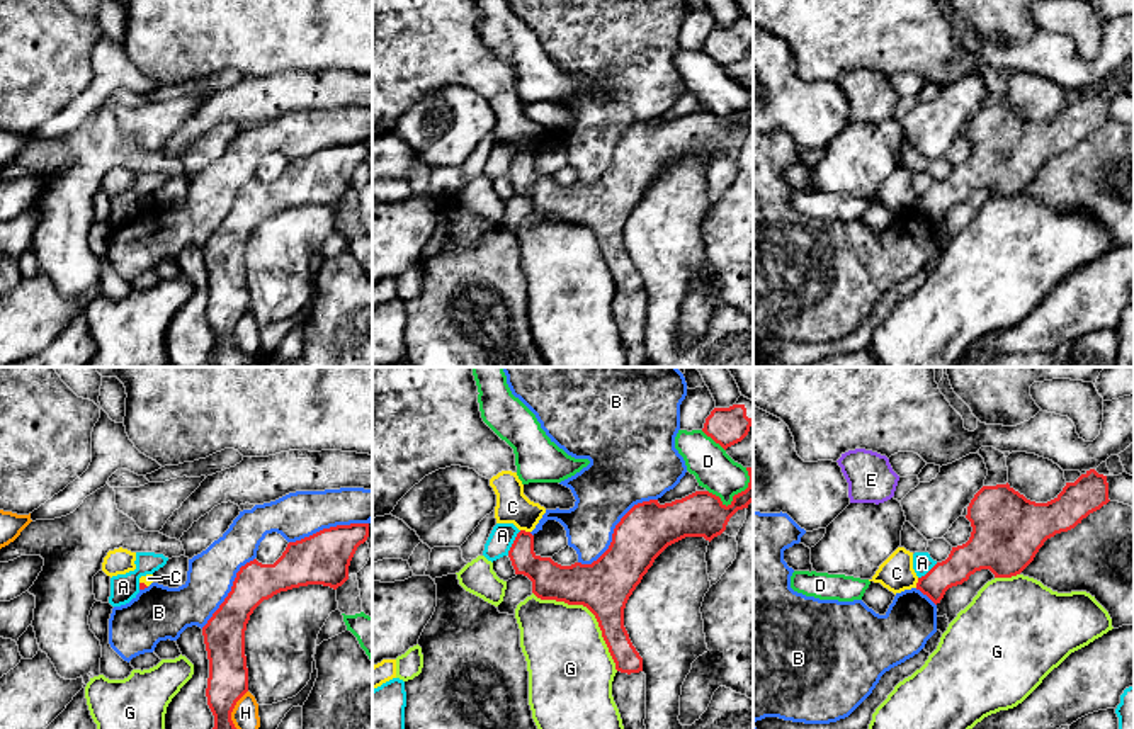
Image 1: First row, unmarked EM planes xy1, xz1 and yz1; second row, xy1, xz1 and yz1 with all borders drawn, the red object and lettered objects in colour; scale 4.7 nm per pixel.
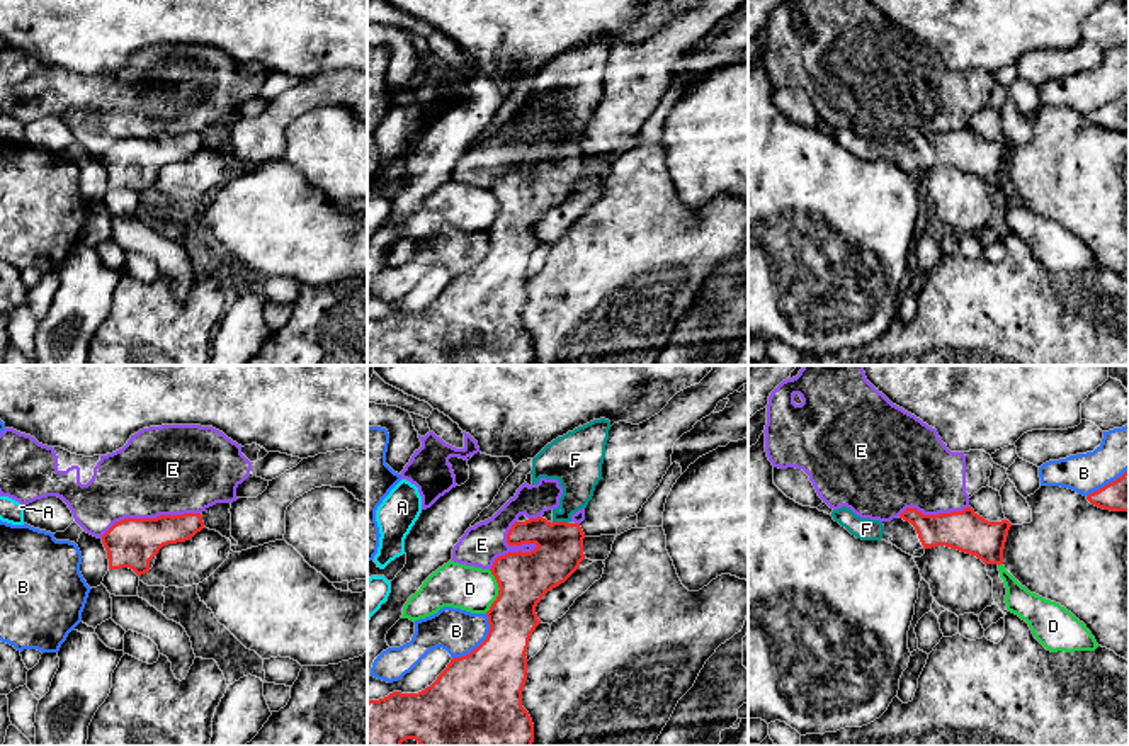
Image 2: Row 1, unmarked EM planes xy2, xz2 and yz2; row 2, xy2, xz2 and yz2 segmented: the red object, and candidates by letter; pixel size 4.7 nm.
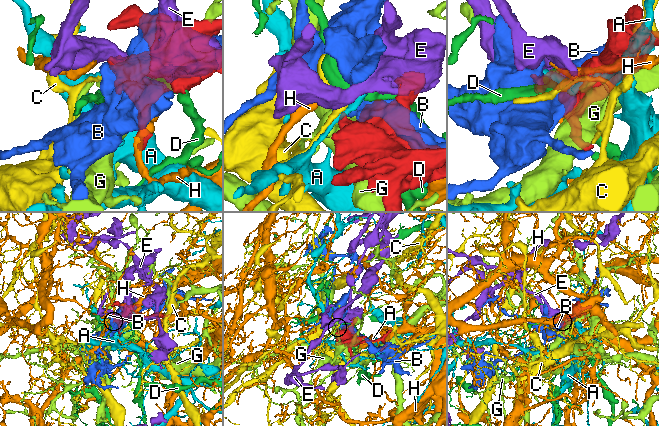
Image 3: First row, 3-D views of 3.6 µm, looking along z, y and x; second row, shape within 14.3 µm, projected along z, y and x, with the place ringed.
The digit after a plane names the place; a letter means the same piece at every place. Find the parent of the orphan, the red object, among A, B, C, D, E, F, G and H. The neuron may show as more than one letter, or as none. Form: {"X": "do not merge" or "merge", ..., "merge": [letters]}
{"A": "do not merge", "B": "do not merge", "C": "do not merge", "D": "do not merge", "E": "do not merge", "F": "merge", "G": "do not merge", "H": "do not merge", "merge": ["F"]}

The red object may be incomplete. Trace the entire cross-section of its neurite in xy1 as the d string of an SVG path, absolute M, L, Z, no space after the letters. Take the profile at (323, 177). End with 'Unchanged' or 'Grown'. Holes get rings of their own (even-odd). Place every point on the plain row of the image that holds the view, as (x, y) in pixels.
M369 143L323 148L289 161L274 184L257 178L236 192L231 211L202 246L209 279L207 325L214 335L216 367L248 367L253 355L240 352L231 331L248 311L245 250L253 229L281 211L308 204L337 209L349 199L350 180L369 156Z. Unchanged

